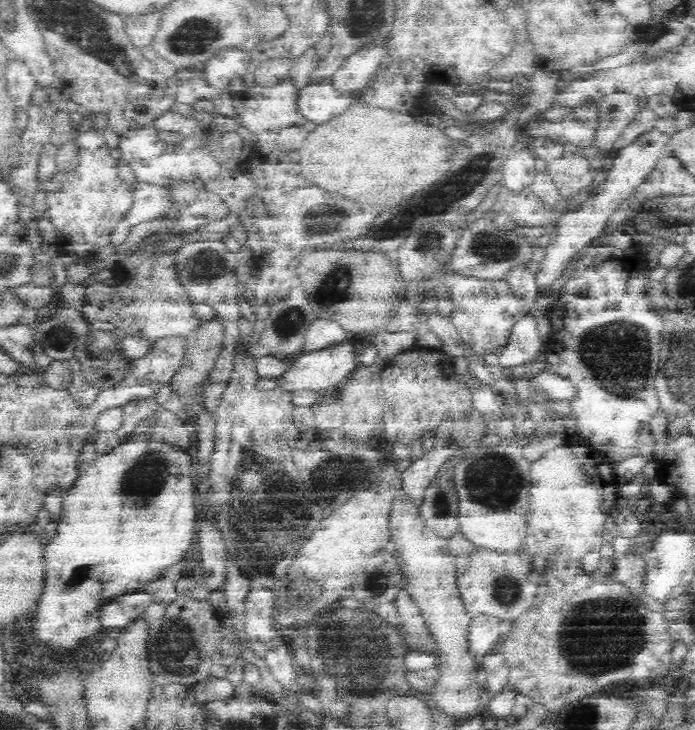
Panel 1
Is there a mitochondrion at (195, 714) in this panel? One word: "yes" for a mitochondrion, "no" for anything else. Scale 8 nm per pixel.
no

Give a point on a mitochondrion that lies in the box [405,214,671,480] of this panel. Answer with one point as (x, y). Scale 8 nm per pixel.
(620, 354)

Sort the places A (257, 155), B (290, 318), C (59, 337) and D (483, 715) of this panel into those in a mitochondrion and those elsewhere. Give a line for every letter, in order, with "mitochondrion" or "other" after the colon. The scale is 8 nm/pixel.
A: other
B: mitochondrion
C: mitochondrion
D: other

